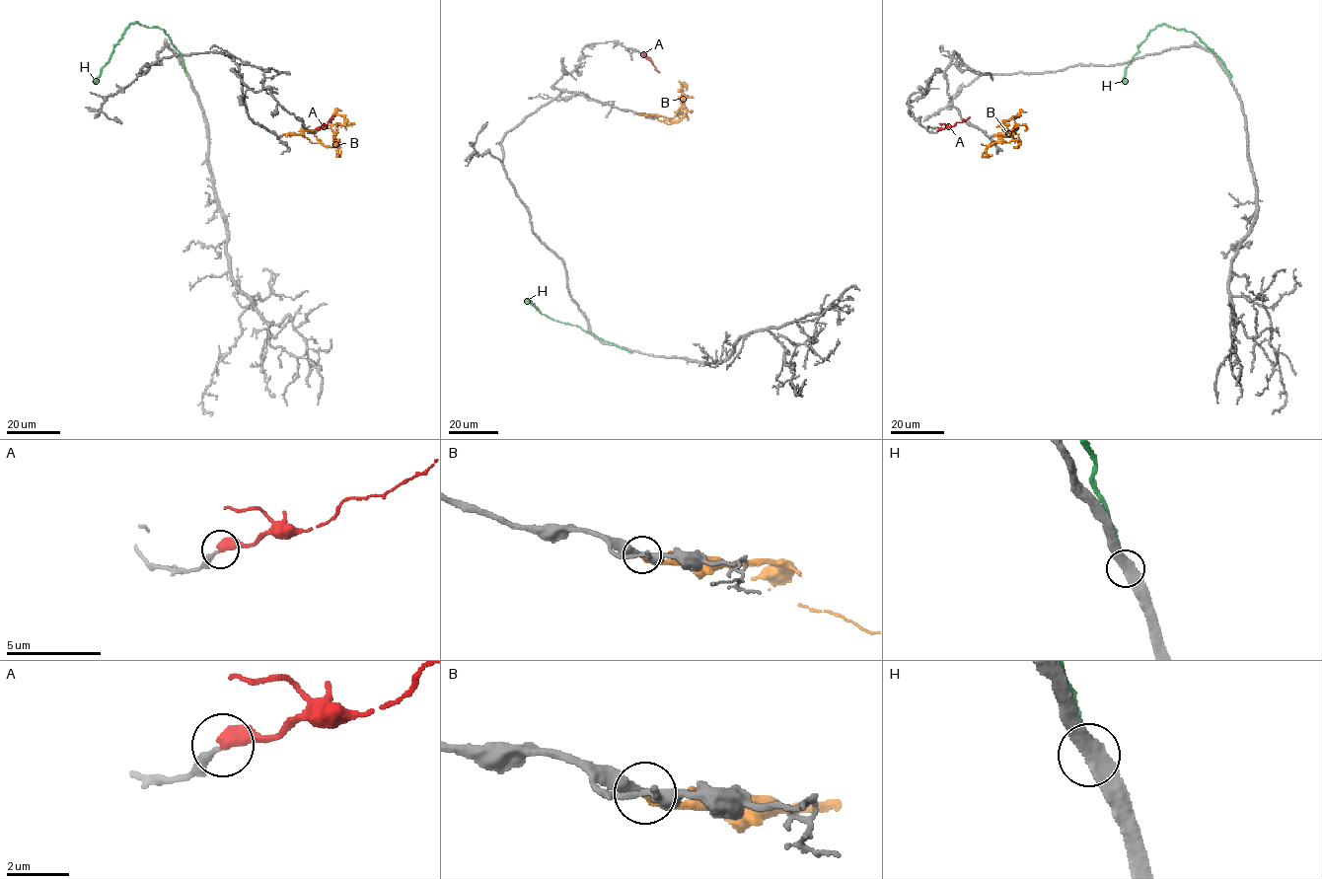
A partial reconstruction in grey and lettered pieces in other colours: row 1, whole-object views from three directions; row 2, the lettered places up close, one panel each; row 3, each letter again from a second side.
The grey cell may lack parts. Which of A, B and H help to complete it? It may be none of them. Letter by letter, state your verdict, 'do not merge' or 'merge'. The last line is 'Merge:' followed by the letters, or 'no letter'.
A: merge
B: merge
H: do not merge
Merge: A, B

